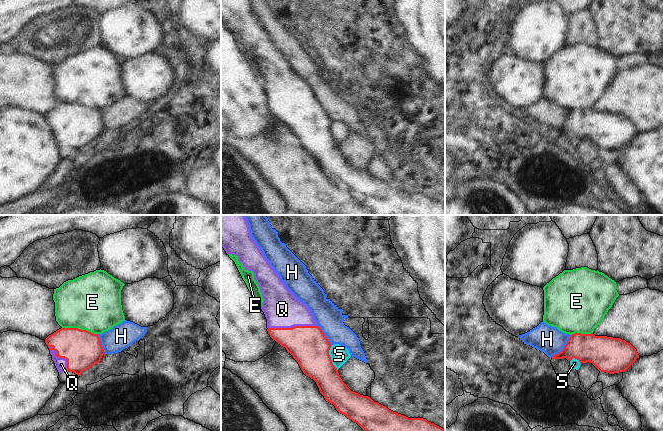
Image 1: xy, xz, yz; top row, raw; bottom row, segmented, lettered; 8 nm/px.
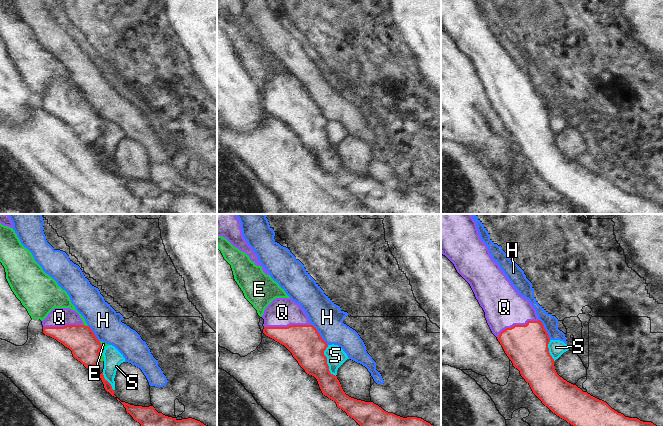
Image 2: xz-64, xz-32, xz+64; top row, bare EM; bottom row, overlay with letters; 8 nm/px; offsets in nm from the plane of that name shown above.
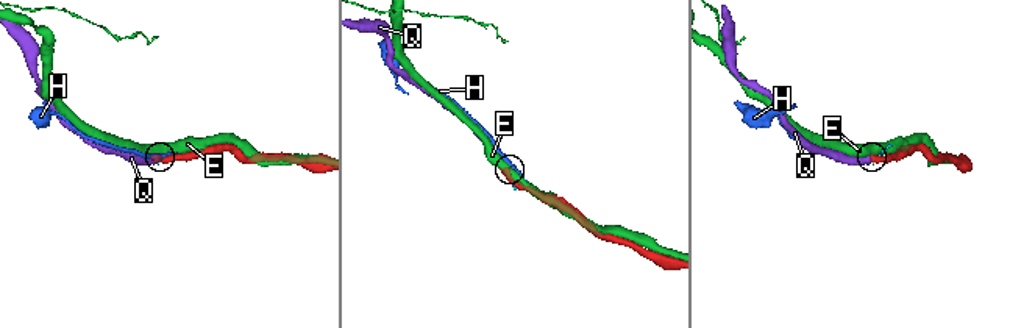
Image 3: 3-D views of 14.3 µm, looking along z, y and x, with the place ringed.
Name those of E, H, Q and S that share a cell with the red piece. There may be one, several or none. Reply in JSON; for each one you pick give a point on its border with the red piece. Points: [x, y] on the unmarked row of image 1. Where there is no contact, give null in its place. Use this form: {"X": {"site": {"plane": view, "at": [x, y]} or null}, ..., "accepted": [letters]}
{"Q": {"site": {"plane": "xz", "at": [292, 103]}}, "accepted": ["Q"]}

